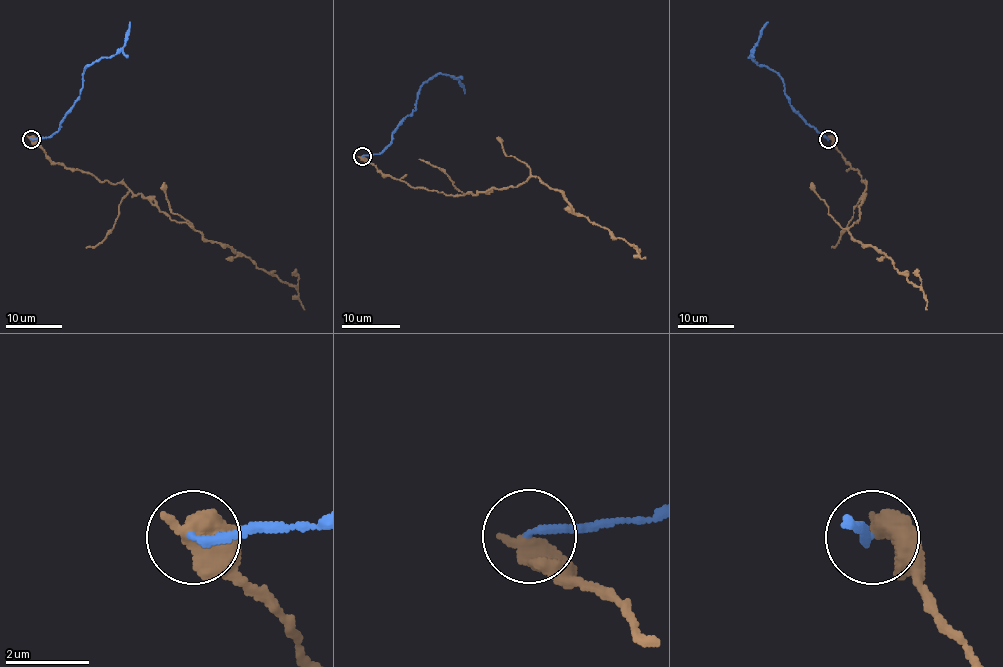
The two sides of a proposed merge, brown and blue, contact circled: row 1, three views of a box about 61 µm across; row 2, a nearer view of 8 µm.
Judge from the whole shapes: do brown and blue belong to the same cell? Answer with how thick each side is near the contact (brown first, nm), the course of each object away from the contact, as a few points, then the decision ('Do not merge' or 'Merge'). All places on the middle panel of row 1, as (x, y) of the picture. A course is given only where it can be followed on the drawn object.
Thickness 600 nm (brown) against 200 nm. Course of brown: (362, 156), (383, 175), (445, 195), (487, 192), (536, 176), (576, 213), (646, 256). Course of blue: (362, 156), (379, 154), (391, 143), (392, 132), (415, 109), (421, 86), (439, 74), (453, 75), (465, 93). Do not merge

